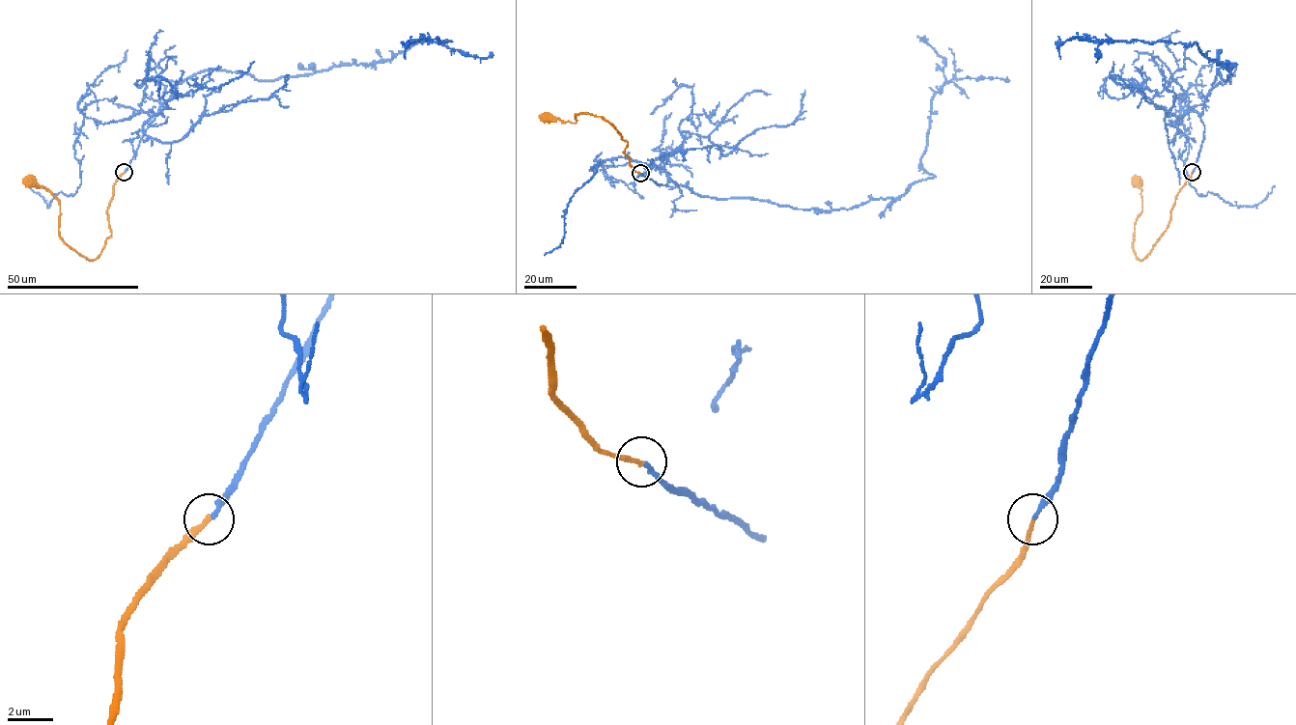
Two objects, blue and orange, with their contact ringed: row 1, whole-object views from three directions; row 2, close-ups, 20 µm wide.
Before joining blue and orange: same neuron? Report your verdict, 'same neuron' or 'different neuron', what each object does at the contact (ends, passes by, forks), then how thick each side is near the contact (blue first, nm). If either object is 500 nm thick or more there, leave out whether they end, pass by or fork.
same neuron | blue ends | orange ends | 180/200 nm

